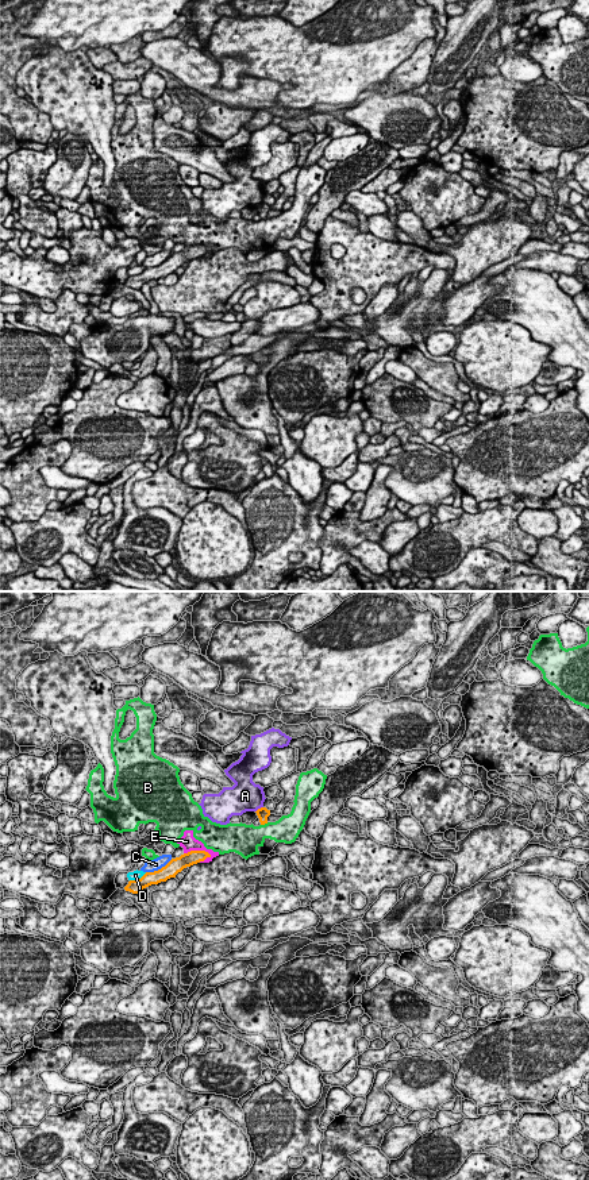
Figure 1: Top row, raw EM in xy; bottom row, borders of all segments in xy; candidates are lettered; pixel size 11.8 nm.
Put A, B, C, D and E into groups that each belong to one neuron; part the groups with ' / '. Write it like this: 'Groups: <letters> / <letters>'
Groups: A / B E / C / D

